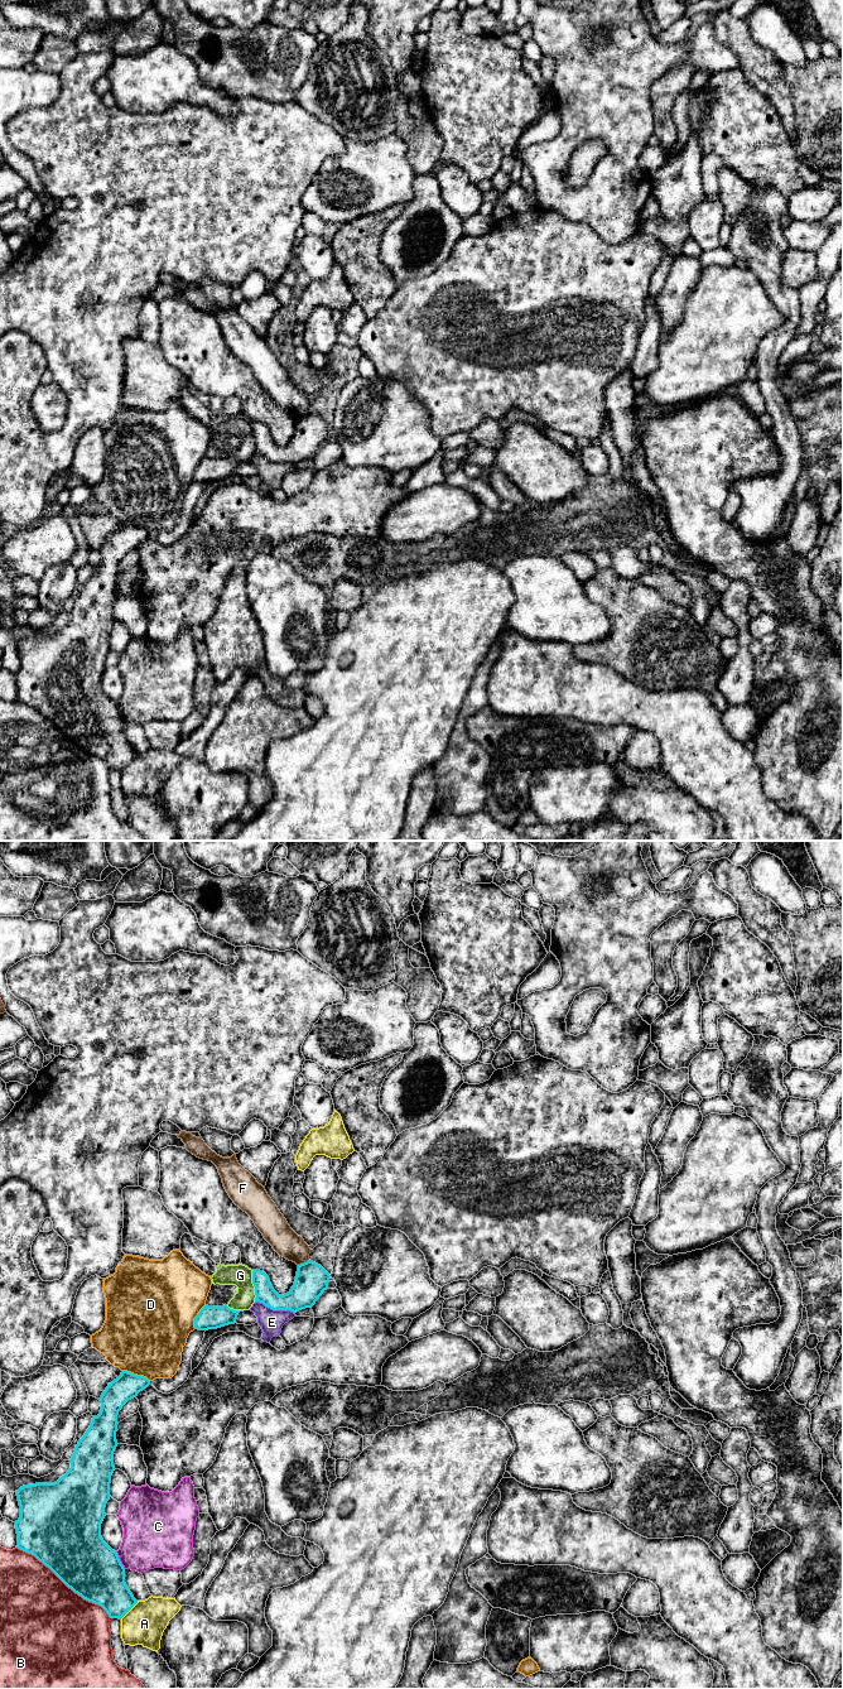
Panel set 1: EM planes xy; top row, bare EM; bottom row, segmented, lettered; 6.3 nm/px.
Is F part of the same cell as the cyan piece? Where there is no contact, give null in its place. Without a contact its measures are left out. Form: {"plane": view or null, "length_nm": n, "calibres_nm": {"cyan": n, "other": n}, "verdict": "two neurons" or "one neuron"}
{"plane": "xy", "length_nm": 80, "calibres_nm": {"cyan": 200, "other": 170}, "verdict": "two neurons"}

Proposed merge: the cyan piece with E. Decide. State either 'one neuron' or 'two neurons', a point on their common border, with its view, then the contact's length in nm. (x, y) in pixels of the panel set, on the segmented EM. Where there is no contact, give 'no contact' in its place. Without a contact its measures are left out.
two neurons | xy (275, 1309) | 260 nm

